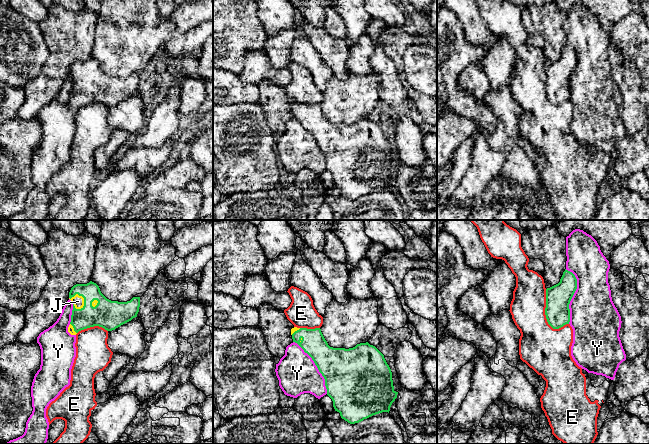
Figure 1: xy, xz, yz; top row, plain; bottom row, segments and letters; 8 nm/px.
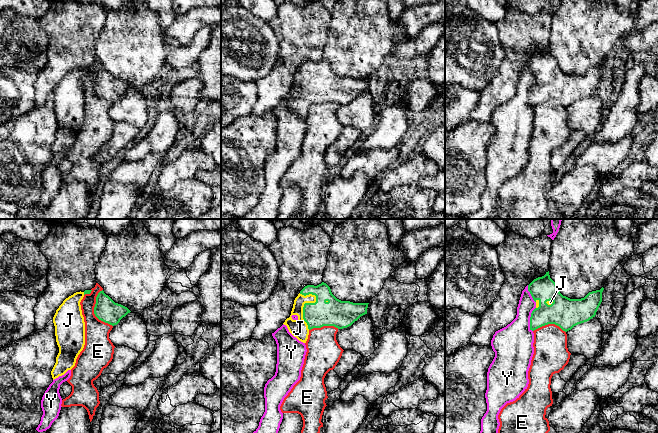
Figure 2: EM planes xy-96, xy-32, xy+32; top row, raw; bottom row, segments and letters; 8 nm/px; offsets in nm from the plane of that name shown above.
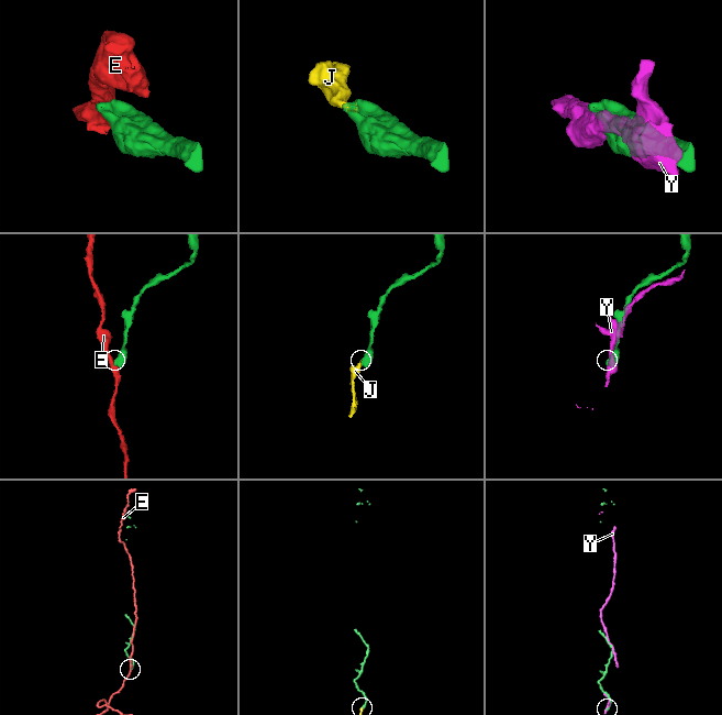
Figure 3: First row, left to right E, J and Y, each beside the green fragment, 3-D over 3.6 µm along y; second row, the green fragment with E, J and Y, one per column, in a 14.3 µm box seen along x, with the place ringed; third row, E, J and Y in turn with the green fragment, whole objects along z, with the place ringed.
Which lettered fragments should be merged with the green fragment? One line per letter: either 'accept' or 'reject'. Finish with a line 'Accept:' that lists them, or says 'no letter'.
E: reject
J: accept
Y: reject
Accept: J

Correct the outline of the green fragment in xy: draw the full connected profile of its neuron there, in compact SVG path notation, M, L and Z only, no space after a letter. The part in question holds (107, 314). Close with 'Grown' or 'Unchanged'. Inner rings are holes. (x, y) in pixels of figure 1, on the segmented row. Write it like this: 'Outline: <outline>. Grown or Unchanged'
Outline: M92 281L74 285L69 292L69 299L73 303L68 327L71 335L94 326L107 331L115 330L137 317L140 307L140 297L133 297L127 302L111 301Z. Grown

